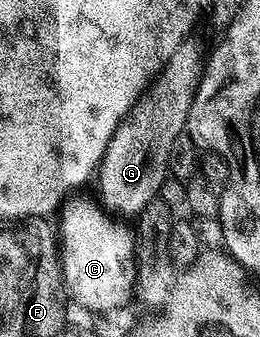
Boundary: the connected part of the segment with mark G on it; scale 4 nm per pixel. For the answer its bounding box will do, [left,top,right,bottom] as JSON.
[95,41,201,217]

